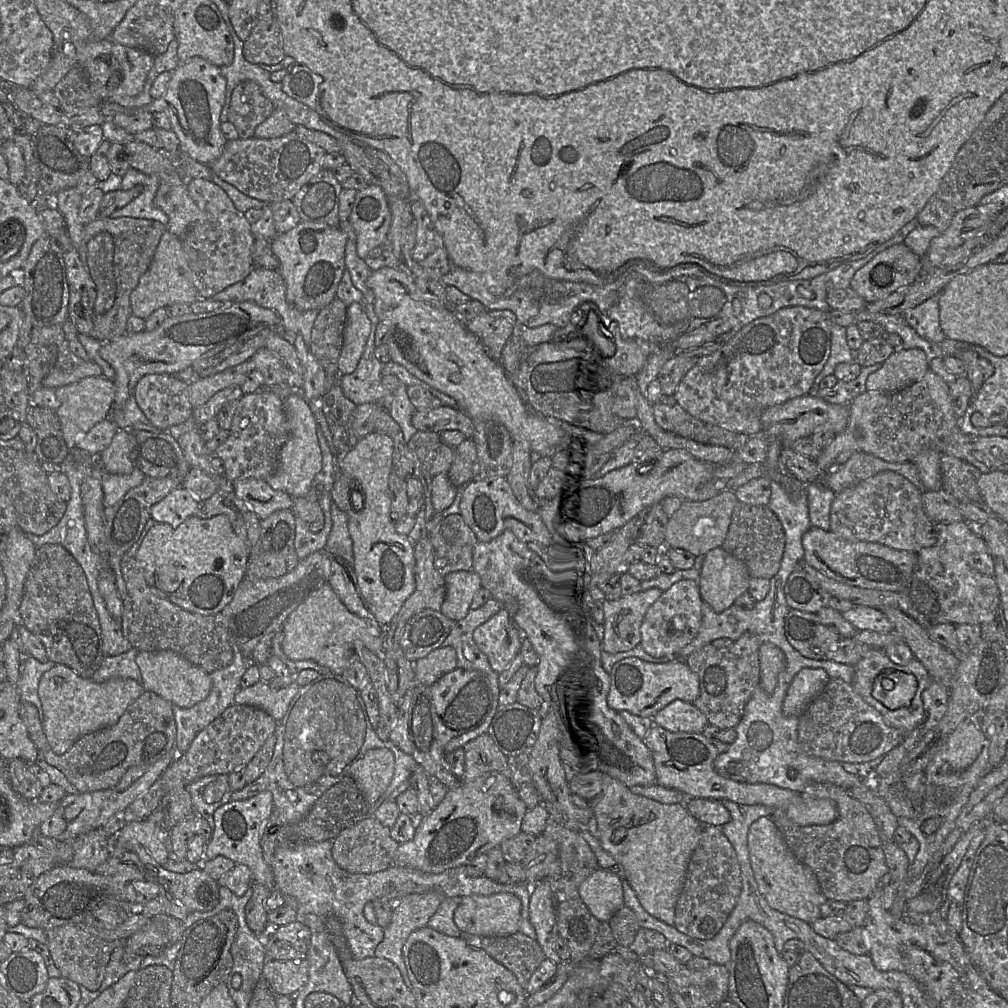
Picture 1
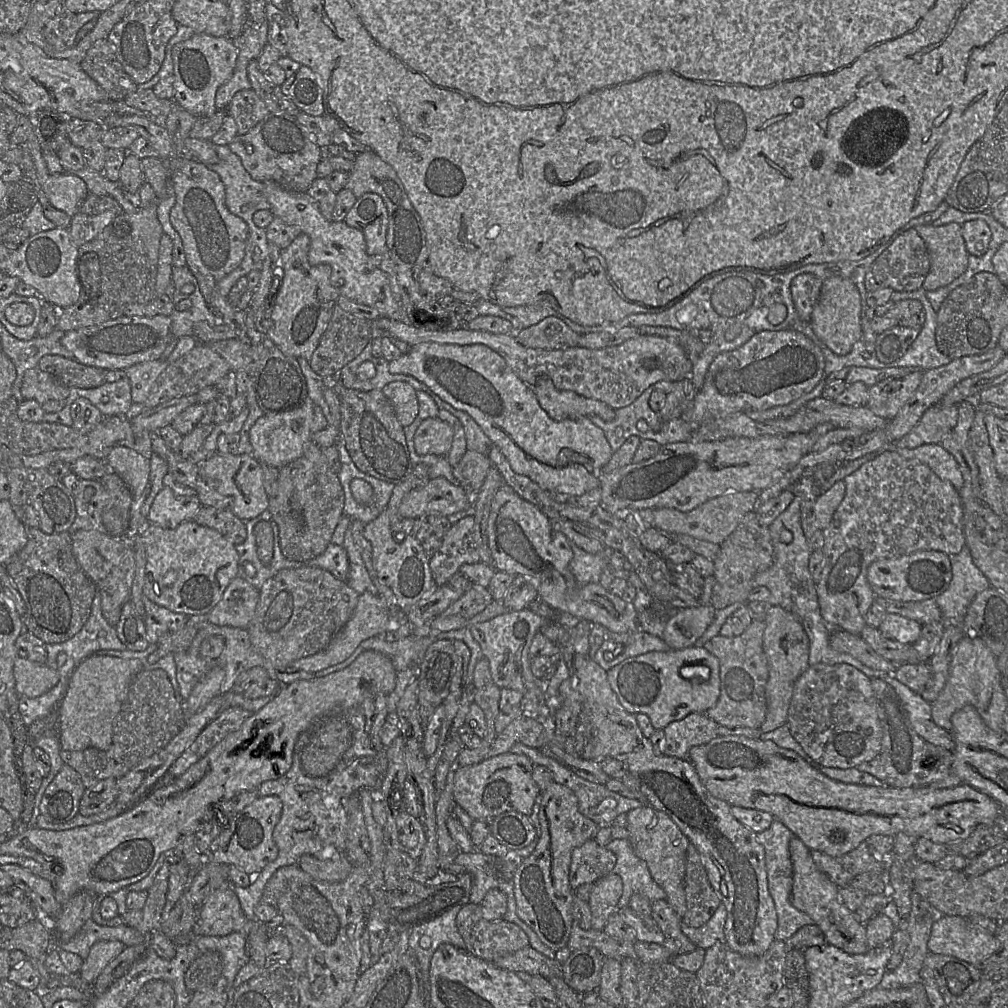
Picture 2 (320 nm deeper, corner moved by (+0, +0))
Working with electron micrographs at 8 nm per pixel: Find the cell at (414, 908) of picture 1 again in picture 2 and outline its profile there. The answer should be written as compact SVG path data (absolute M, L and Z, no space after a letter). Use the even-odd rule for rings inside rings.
M480 850L460 852L454 863L462 865L465 872L472 876L472 888L469 903L480 905L487 892L491 889L501 891L507 898L507 910L502 920L517 925L527 936L529 947L540 954L554 958L555 953L546 947L537 935L524 924L517 915L513 880L502 880L496 872L495 859L501 859L483 854Z

